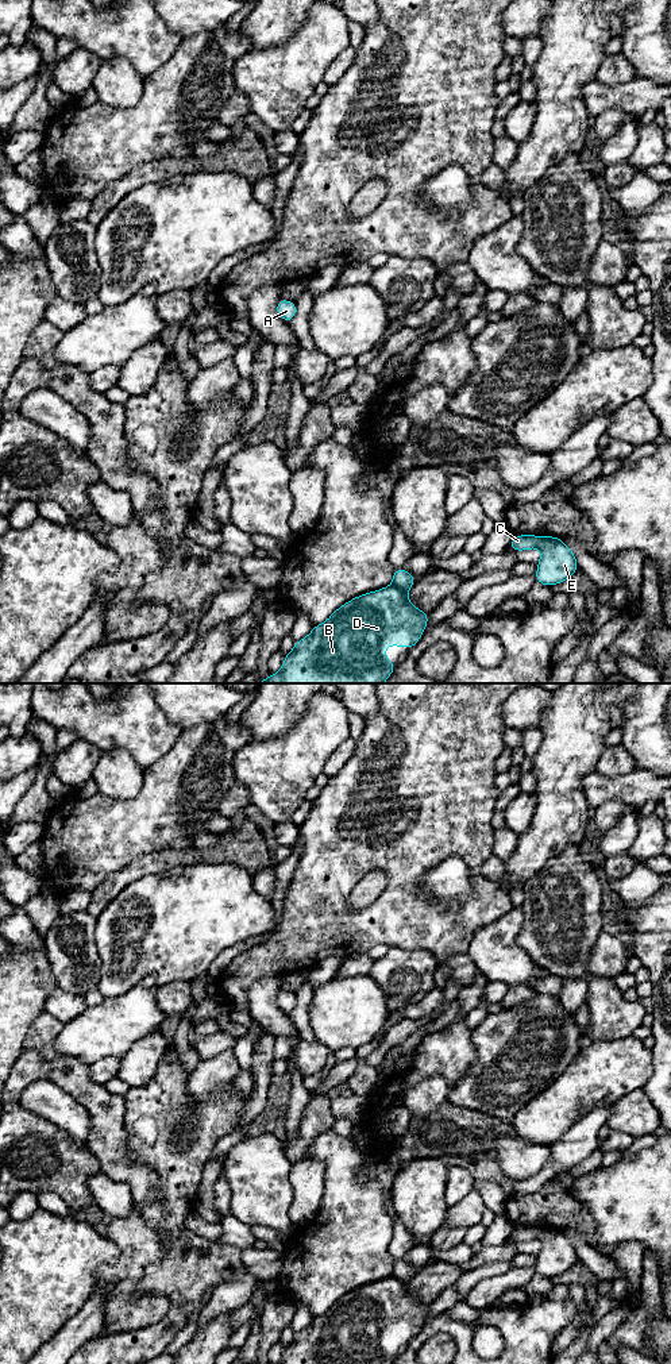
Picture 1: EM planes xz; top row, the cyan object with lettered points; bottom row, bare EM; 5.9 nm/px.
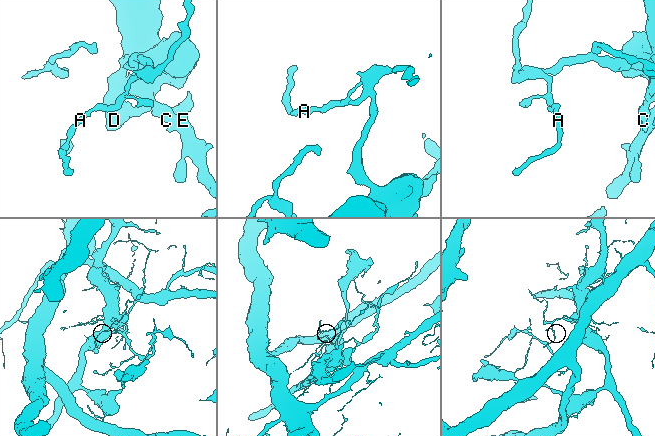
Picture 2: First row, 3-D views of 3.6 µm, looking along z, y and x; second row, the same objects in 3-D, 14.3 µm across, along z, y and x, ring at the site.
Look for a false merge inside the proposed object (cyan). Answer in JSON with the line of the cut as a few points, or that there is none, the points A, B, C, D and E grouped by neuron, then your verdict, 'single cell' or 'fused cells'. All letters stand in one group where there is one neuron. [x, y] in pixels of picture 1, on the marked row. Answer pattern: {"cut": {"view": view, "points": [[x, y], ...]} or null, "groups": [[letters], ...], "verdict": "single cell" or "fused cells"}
{"cut": {"view": "xz", "points": [[393, 584], [405, 594]]}, "groups": [["A", "E"], ["B", "C", "D"]], "verdict": "fused cells"}

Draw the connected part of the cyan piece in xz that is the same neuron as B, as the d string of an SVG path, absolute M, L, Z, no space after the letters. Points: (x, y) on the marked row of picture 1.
M394 585L360 594L339 606L325 623L313 625L306 637L294 641L278 674L270 674L263 682L254 683L383 683L397 667L386 658L385 648L400 646L410 650L421 639L428 620L429 613L419 610Z

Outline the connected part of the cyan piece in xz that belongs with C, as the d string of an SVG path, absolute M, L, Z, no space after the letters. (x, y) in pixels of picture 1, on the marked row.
M514 535L508 550L510 551L527 551L539 546L544 536L537 535Z

